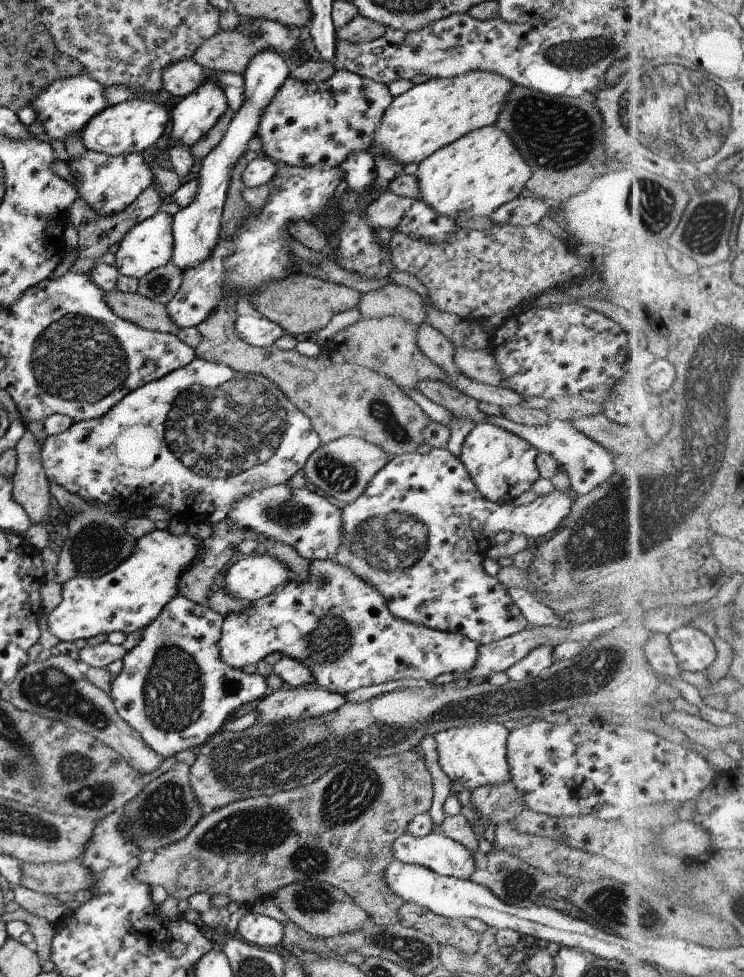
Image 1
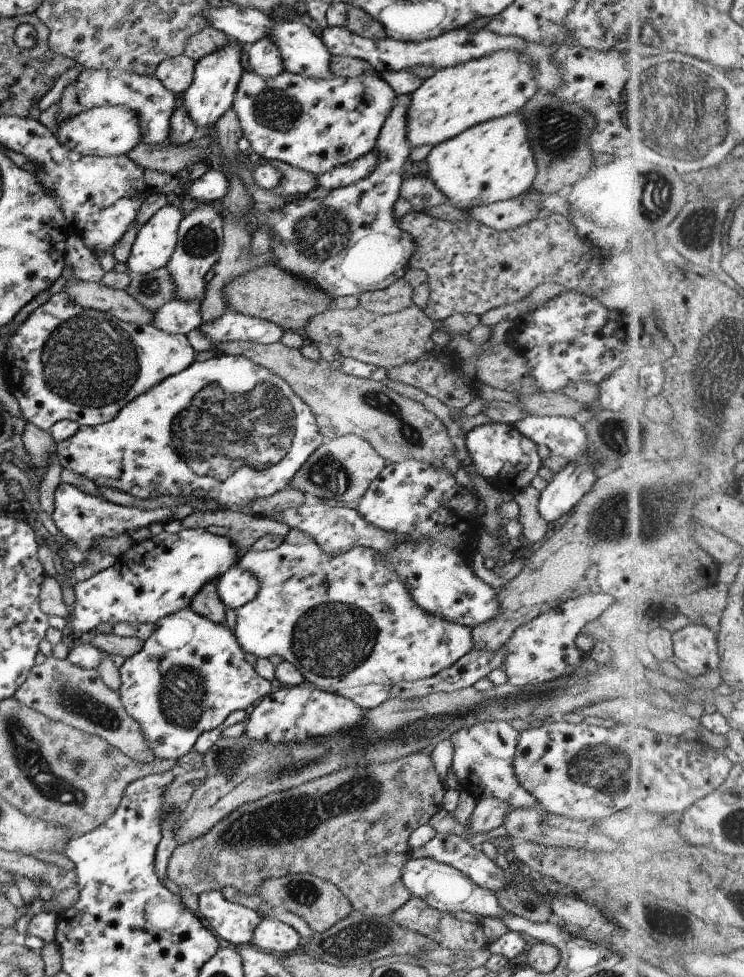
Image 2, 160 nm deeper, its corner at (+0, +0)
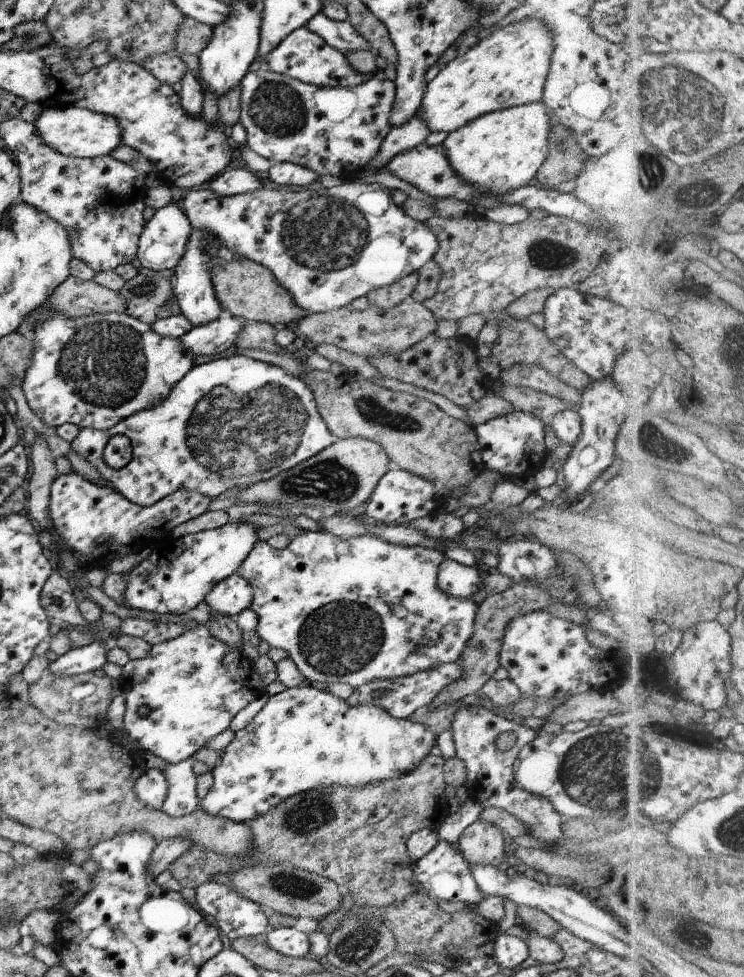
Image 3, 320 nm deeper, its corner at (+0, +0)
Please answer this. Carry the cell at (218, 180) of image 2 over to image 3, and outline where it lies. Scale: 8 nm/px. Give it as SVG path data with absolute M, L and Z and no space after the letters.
M234 164L225 168L221 174L217 175L209 182L208 188L216 195L231 196L243 193L250 193L262 188L261 181L246 166L239 168Z

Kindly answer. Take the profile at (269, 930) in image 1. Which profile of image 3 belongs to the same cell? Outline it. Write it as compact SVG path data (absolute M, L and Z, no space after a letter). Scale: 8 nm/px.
M293 927L269 928L266 933L268 947L283 956L301 958L309 951L307 934Z

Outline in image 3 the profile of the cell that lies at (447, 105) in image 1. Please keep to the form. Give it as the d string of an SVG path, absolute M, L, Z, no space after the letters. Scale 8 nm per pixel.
M525 17L491 31L479 38L473 48L462 56L456 56L441 67L437 75L426 84L420 107L415 115L419 115L425 121L430 132L450 133L482 114L539 101L550 67L552 46L552 34L548 26L536 18Z

